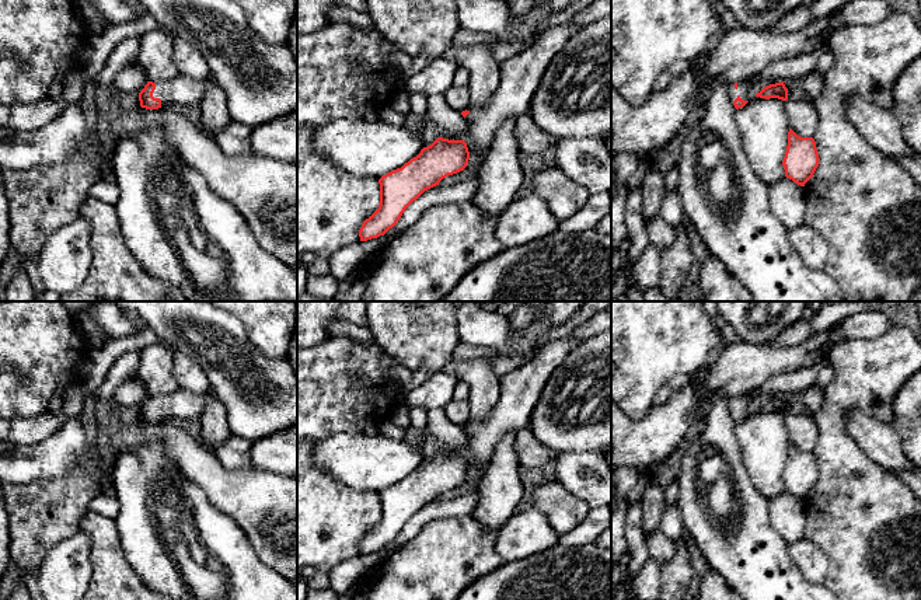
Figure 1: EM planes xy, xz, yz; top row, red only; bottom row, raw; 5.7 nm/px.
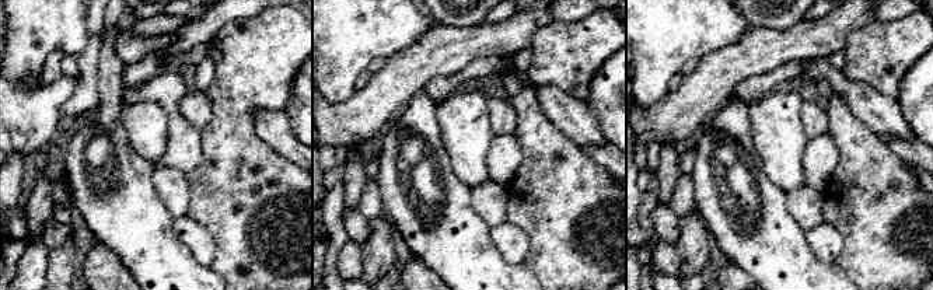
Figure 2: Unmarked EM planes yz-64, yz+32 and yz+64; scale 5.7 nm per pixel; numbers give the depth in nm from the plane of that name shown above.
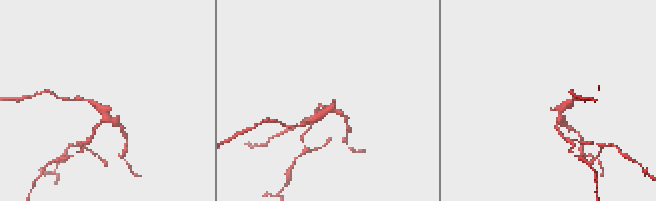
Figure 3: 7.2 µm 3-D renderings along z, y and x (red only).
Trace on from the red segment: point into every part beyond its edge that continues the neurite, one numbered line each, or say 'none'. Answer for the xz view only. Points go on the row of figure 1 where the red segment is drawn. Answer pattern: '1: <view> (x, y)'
1: xz (519, 76)

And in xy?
1: xy (181, 91)

